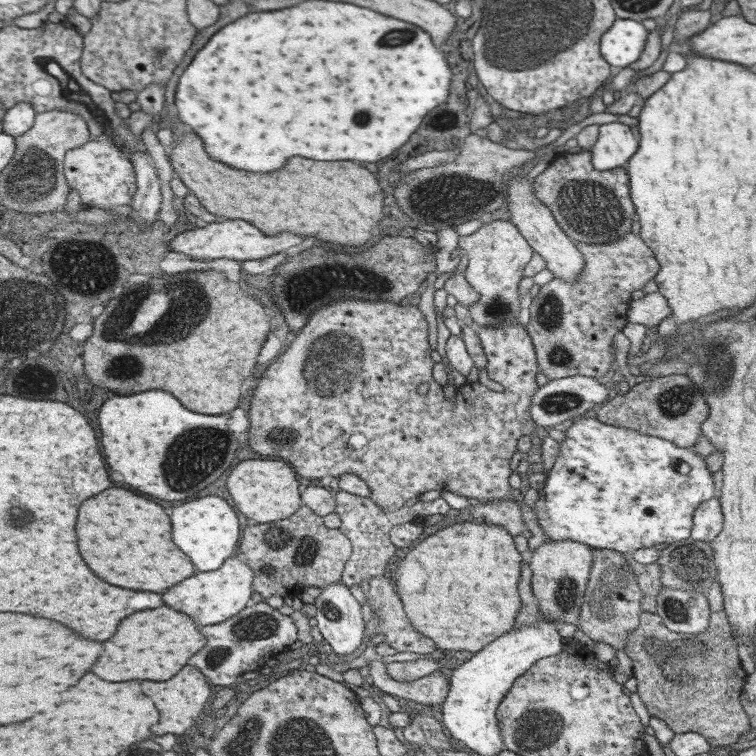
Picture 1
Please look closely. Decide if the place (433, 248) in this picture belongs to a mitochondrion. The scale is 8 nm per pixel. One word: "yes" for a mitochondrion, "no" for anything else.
no

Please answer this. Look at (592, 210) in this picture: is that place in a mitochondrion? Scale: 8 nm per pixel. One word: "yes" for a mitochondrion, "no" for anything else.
yes

